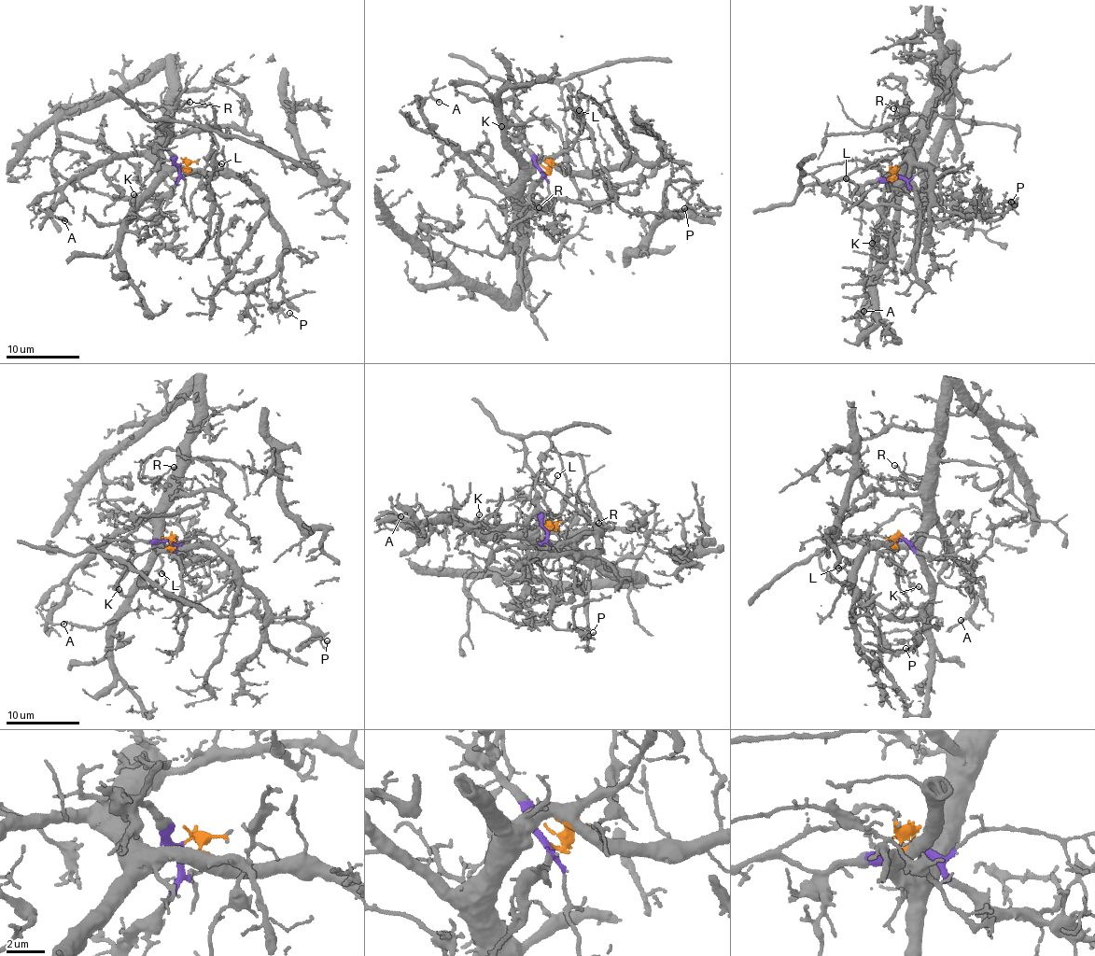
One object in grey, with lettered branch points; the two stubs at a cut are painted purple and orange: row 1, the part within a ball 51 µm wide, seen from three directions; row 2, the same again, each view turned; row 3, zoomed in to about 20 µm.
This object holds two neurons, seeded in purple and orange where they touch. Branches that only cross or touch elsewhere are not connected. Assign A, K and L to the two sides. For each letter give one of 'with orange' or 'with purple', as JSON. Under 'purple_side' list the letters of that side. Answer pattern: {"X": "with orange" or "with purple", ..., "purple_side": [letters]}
{"A": "with orange", "K": "with orange", "L": "with purple", "purple_side": ["L"]}

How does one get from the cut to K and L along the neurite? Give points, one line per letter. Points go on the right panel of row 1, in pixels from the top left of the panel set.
K: (896, 173), (894, 172), (890, 187), (897, 197), (893, 241), (883, 248), (872, 242)
L: (896, 174), (892, 179), (863, 184), (835, 179), (801, 185), (802, 173), (849, 201), (856, 185), (846, 177)

